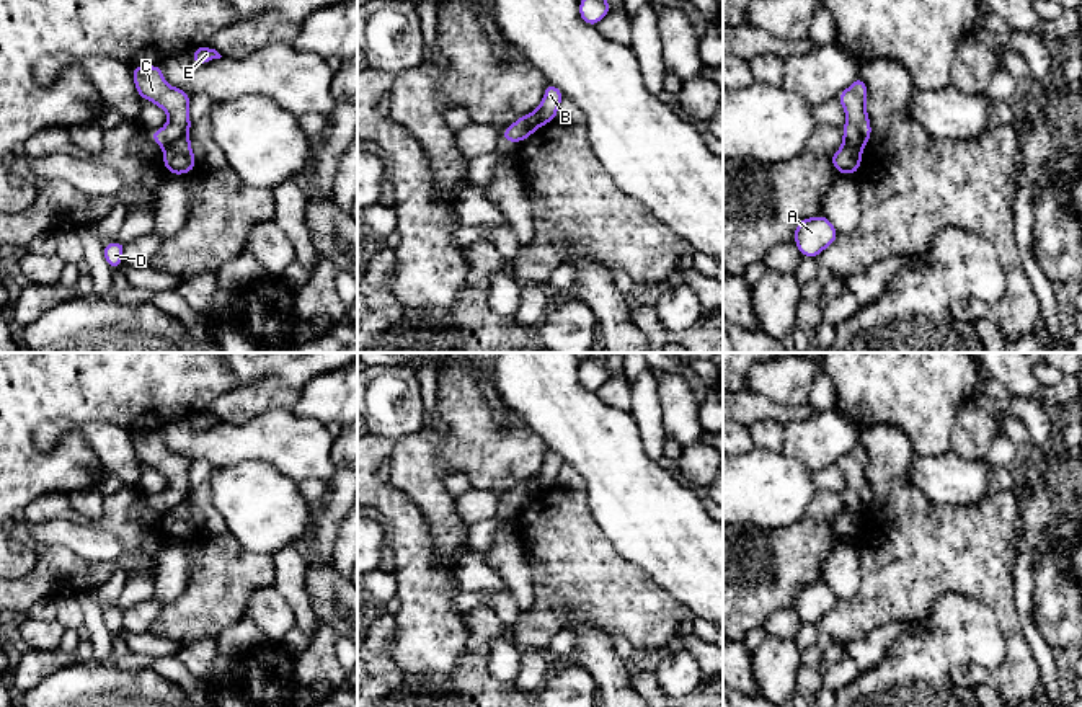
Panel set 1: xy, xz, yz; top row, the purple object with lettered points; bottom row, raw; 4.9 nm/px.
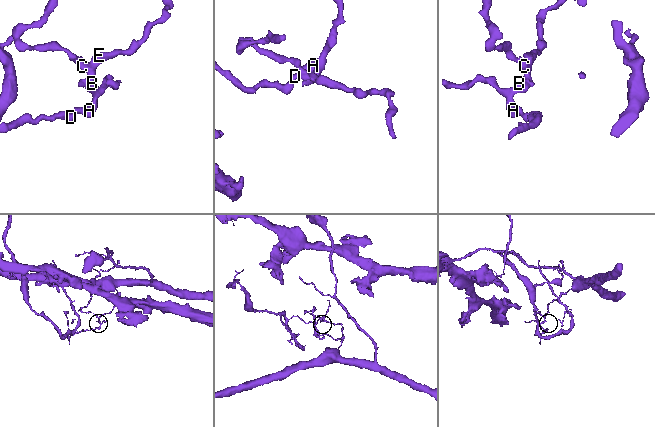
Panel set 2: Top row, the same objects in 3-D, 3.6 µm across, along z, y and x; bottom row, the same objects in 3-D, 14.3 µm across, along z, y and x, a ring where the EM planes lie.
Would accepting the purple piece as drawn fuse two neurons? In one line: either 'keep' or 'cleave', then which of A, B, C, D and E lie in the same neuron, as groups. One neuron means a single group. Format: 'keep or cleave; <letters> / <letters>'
cleave; A B D / C E

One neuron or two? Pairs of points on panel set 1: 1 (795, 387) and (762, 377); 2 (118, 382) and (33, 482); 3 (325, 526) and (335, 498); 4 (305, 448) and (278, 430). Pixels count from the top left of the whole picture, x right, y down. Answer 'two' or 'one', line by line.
1: one
2: one
3: one
4: one

